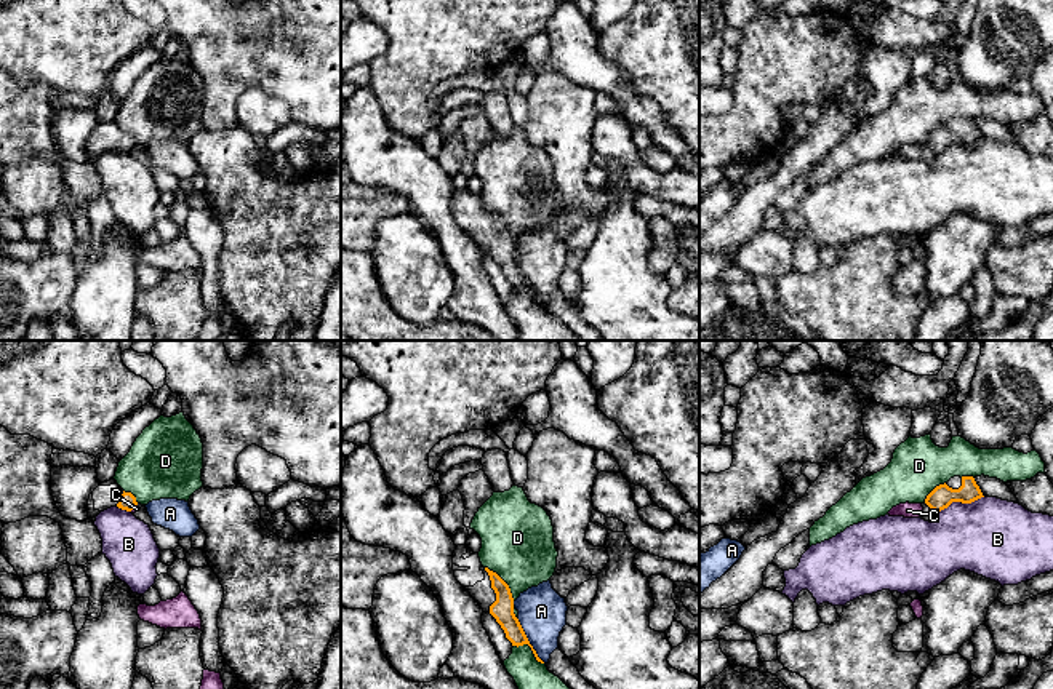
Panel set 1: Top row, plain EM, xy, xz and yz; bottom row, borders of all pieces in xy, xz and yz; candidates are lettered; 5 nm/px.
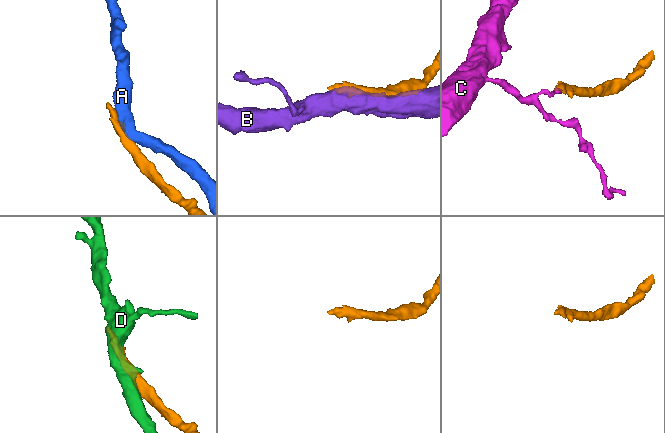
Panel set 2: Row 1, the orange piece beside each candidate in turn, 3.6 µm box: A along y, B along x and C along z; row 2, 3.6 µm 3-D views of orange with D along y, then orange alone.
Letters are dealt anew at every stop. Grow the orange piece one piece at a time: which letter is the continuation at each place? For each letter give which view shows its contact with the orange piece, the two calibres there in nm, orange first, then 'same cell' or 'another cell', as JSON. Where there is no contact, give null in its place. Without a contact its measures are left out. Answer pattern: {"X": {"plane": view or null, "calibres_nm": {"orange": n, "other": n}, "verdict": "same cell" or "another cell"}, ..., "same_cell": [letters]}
{"A": {"plane": "xz", "calibres_nm": {"orange": 110, "other": 240}, "verdict": "another cell"}, "B": {"plane": "yz", "calibres_nm": {"orange": 110, "other": 400}, "verdict": "another cell"}, "C": {"plane": "xy", "calibres_nm": {"orange": 80, "other": 30}, "verdict": "another cell"}, "D": {"plane": "xz", "calibres_nm": {"orange": 110, "other": 360}, "verdict": "another cell"}, "same_cell": []}

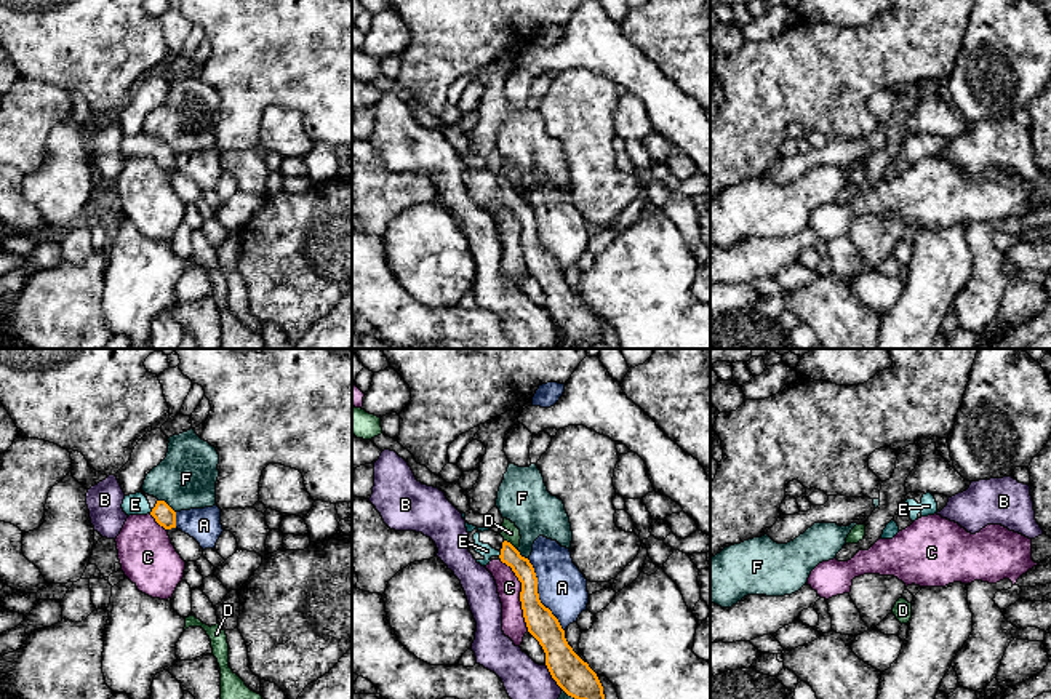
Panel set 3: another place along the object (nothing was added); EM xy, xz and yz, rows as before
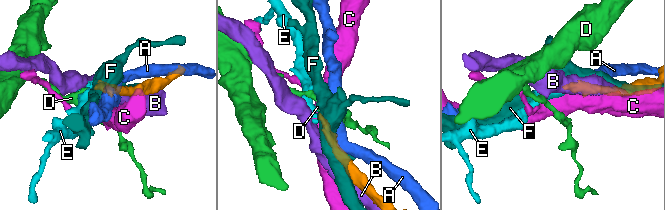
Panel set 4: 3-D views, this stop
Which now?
{"A": {"plane": "xz", "calibres_nm": {"orange": 150, "other": 240}, "verdict": "another cell"}, "B": {"plane": "xz", "calibres_nm": {"orange": 180, "other": 240}, "verdict": "another cell"}, "C": {"plane": "xz", "calibres_nm": {"orange": 150, "other": 120}, "verdict": "another cell"}, "D": {"plane": "xz", "calibres_nm": {"orange": 100, "other": 90}, "verdict": "another cell"}, "E": {"plane": "xy", "calibres_nm": {"orange": 100, "other": 110}, "verdict": "same cell"}, "F": {"plane": "xy", "calibres_nm": {"orange": 100, "other": 300}, "verdict": "another cell"}, "same_cell": ["E"]}

